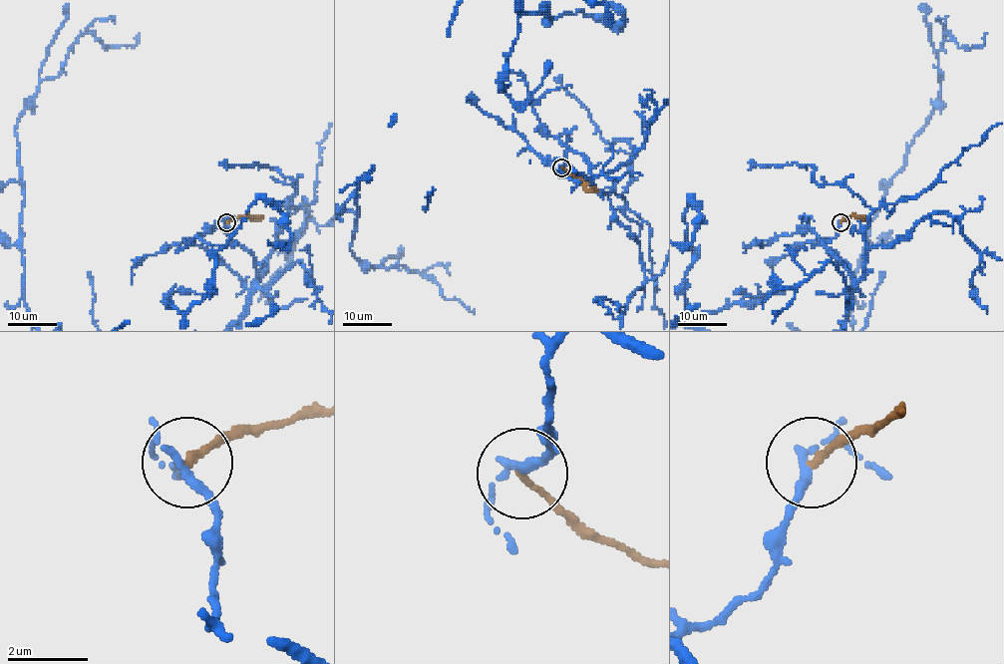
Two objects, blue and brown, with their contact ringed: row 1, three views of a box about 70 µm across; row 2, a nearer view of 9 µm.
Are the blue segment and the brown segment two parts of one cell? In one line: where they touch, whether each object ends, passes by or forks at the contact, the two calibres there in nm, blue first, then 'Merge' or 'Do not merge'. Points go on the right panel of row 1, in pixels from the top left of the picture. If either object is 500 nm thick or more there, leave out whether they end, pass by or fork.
Place: (840, 222). At the ring blue passes by. At the ring brown ends. Thickness 200 nm (blue) against 160 nm. Do not merge

